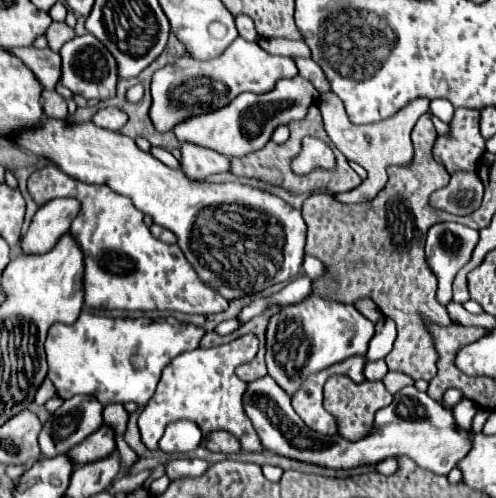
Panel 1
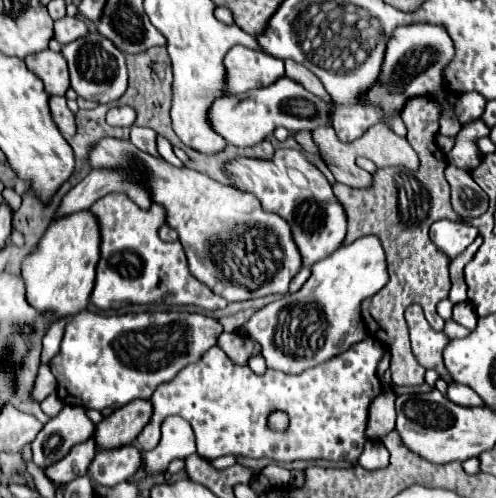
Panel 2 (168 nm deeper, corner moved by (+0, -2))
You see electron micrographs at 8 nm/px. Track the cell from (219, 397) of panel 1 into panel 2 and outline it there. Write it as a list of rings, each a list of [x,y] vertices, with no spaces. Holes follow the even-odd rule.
[[[366,338],[352,344],[348,352],[342,352],[340,356],[334,356],[332,360],[318,364],[316,368],[308,368],[302,374],[290,376],[286,372],[276,372],[268,368],[262,376],[258,376],[248,366],[232,364],[226,352],[220,346],[214,346],[196,364],[184,368],[174,380],[156,388],[156,392],[152,394],[154,414],[136,438],[138,446],[142,446],[142,450],[156,448],[156,444],[160,442],[160,426],[164,418],[182,416],[186,422],[190,422],[196,434],[196,452],[206,460],[216,460],[226,454],[238,454],[250,458],[270,458],[276,462],[324,458],[356,464],[358,456],[364,450],[364,444],[368,442],[368,436],[364,436],[368,424],[368,408],[372,400],[382,392],[382,384],[376,374],[382,356],[384,346],[374,338]],[[276,410],[288,414],[288,428],[282,434],[274,434],[272,428],[268,428],[268,416]]]

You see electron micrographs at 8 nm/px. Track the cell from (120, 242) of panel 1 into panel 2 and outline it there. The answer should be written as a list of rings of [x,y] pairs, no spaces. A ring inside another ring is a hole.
[[[108,194],[90,208],[100,220],[102,258],[96,272],[96,286],[92,290],[92,304],[100,310],[120,308],[124,304],[164,304],[188,306],[194,304],[204,310],[226,308],[226,300],[216,296],[206,284],[190,274],[188,262],[180,242],[162,242],[158,230],[164,220],[164,208],[152,204],[148,210],[138,208],[126,194]]]

